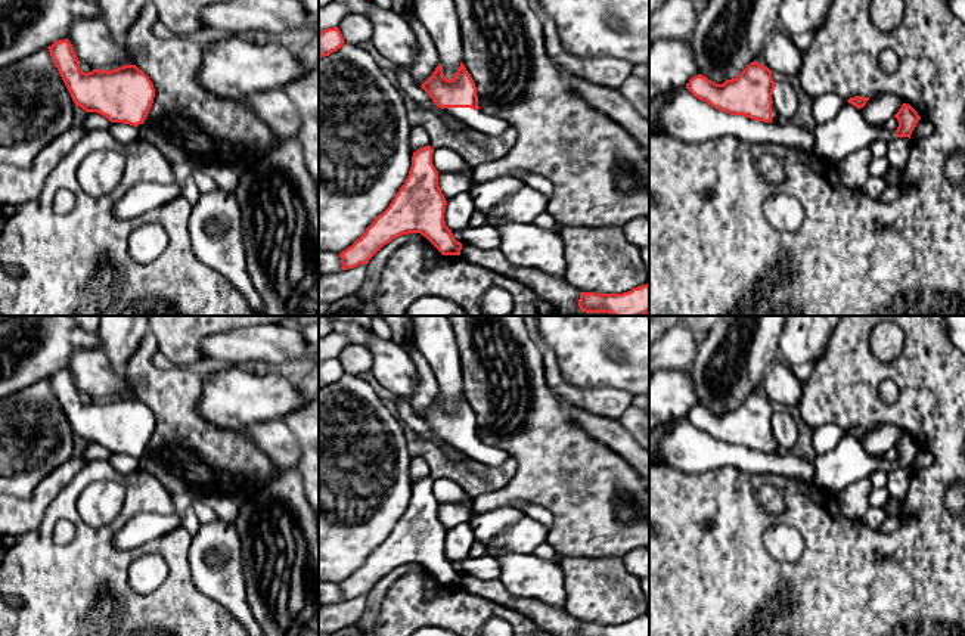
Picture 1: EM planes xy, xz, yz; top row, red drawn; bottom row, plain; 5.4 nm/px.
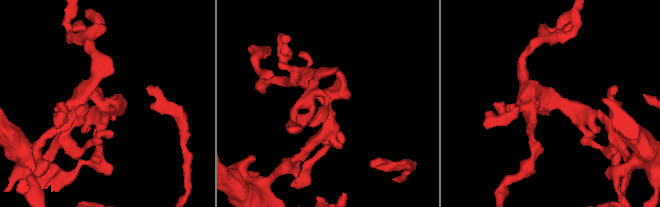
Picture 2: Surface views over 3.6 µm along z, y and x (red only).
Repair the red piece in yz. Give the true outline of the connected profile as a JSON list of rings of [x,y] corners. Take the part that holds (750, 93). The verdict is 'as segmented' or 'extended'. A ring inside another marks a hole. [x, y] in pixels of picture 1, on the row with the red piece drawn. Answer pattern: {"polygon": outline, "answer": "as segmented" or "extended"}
{"polygon": [[[757,61],[751,62],[736,78],[726,80],[723,84],[701,74],[686,84],[695,97],[713,108],[763,122],[775,122],[781,117],[772,100],[775,87],[772,71]]], "answer": "extended"}

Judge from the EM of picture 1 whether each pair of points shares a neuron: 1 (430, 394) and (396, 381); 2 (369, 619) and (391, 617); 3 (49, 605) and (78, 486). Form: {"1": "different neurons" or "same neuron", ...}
{"1": "different neurons", "2": "different neurons", "3": "same neuron"}

